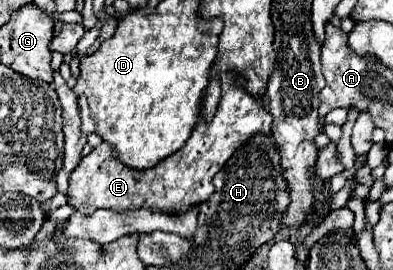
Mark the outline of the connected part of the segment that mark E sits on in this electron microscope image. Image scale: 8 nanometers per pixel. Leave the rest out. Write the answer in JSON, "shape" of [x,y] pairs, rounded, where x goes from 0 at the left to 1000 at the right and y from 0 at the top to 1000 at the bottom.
{"shape":[[[593,263],[557,270],[557,307],[562,307],[562,367],[552,389],[552,411],[537,448],[517,433],[517,396],[511,396],[511,433],[476,515],[476,530],[440,574],[420,581],[384,626],[333,626],[313,611],[298,581],[288,581],[288,544],[272,537],[267,522],[247,537],[226,574],[206,589],[196,626],[181,641],[176,663],[176,752],[201,781],[201,789],[232,789],[237,774],[288,774],[288,781],[318,781],[318,774],[481,774],[481,759],[517,752],[527,744],[542,715],[542,656],[567,626],[567,611],[588,589],[588,574],[628,530],[639,507],[669,493],[684,500],[684,470],[695,456],[695,433],[684,411],[674,411],[674,367],[654,367],[628,344],[618,315],[603,307],[603,285]]]}

